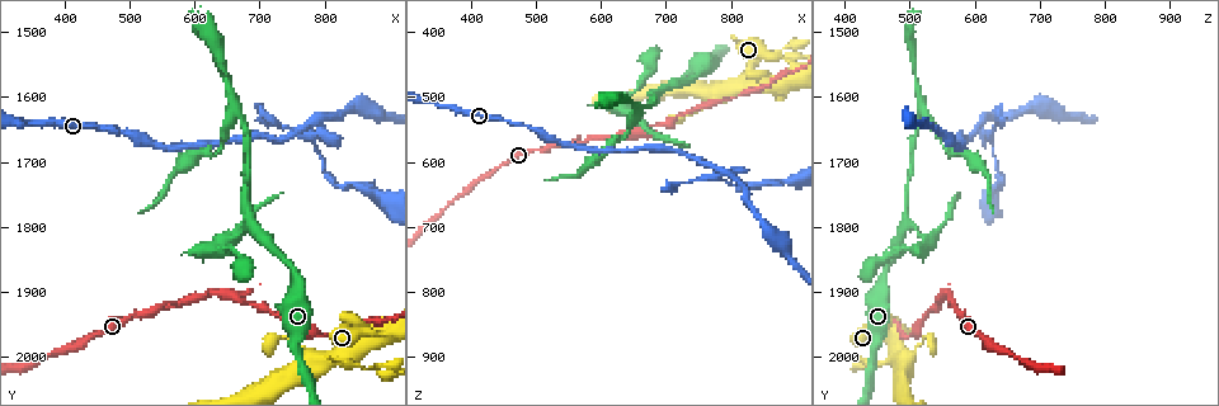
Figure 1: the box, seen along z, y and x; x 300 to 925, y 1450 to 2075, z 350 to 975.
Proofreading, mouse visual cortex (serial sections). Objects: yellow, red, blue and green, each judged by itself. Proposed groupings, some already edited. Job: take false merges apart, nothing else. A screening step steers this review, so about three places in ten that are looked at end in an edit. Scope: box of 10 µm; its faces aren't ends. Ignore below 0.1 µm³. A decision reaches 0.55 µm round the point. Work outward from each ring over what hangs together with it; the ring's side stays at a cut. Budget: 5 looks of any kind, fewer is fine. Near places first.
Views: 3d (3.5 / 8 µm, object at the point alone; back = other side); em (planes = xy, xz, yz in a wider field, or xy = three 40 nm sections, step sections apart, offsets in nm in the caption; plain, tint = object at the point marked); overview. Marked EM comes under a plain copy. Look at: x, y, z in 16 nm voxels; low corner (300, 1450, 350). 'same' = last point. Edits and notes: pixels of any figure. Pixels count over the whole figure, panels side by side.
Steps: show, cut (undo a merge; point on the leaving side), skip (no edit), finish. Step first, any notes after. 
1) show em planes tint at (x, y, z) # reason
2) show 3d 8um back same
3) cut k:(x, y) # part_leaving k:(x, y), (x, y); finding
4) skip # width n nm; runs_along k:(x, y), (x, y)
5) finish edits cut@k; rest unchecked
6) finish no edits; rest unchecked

show 3d 3.5um at (780, 1640, 615) # two arms in line, one across

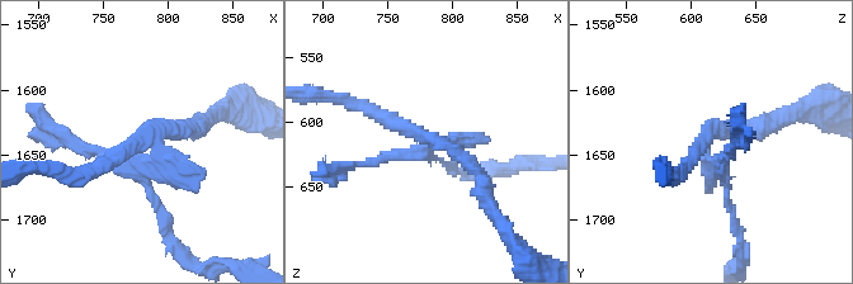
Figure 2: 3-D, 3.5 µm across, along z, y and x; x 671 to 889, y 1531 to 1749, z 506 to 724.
show em xy step 3 tint at (776, 1642, 612) # shape alone is not enough

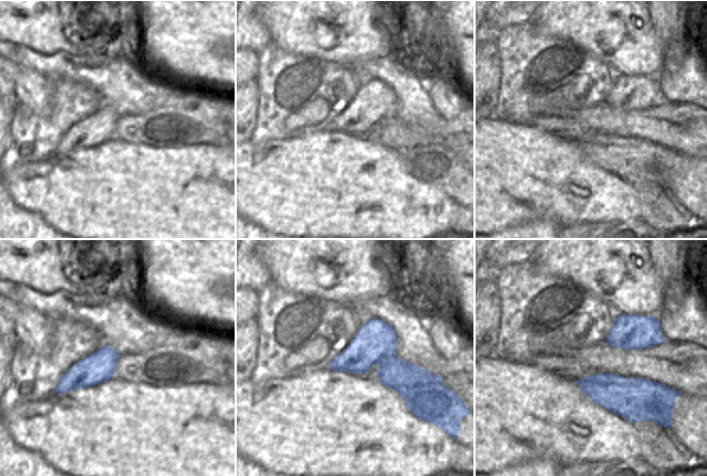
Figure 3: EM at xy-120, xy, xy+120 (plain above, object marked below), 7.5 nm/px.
cut 2:(187, 178) # part_leaving 2:(151, 146), (144, 181), (175, 251); two cells meet here

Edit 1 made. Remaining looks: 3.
show 3d 3.5um at (665, 1630, 520) # side arm on a straight run

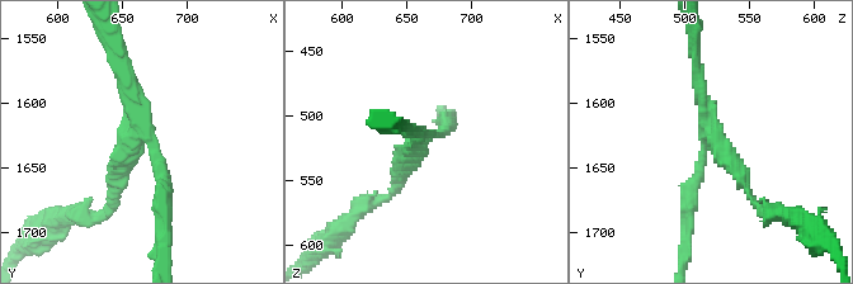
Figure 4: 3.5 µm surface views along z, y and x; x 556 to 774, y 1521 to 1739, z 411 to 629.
show em xy step 5 tint at (664, 1626, 514) # arms 3; arm_widths 200, 200, 200 nm

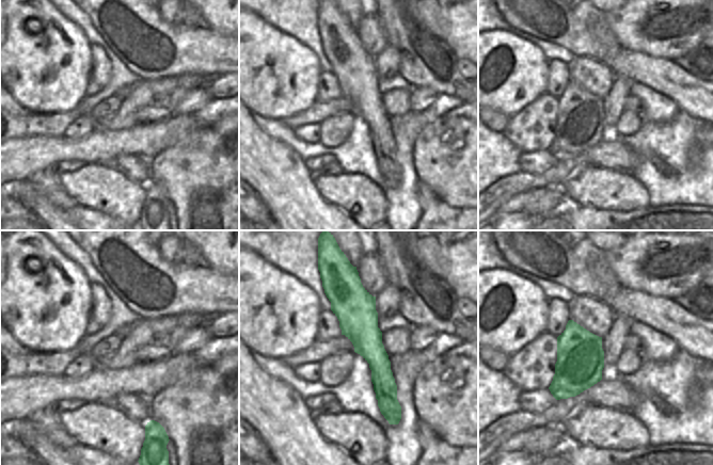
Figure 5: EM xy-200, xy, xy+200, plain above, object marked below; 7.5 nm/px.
cut 4:(119, 173) # width 300 nm; part_leaving 4:(133, 140), (113, 206), (86, 217); two cells meet here

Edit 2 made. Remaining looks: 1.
finish edits cut@2, cut@4; rest unchecked

